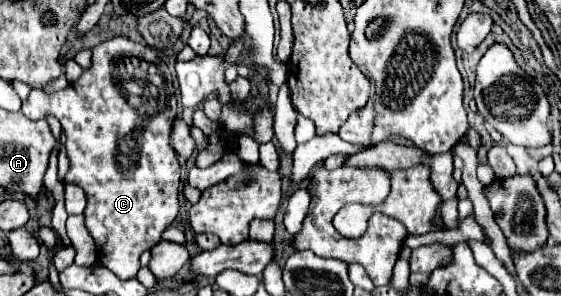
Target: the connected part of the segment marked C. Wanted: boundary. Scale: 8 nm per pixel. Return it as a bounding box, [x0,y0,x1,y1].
[21,38,179,280]

